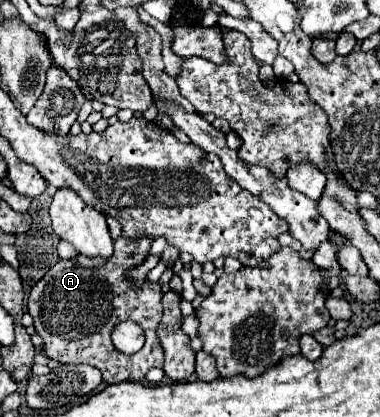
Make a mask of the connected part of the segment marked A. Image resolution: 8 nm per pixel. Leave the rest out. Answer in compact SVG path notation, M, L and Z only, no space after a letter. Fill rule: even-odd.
M118 239L114 243L114 255L110 259L84 257L58 261L34 287L28 299L28 313L34 317L34 329L44 339L44 353L48 359L60 363L84 363L102 371L106 383L122 381L144 381L152 367L162 367L164 355L158 343L156 327L162 319L162 293L158 283L148 283L134 287L124 271L140 265L150 249L150 239L126 241ZM122 321L134 321L142 327L146 335L144 347L134 355L120 353L110 333Z

